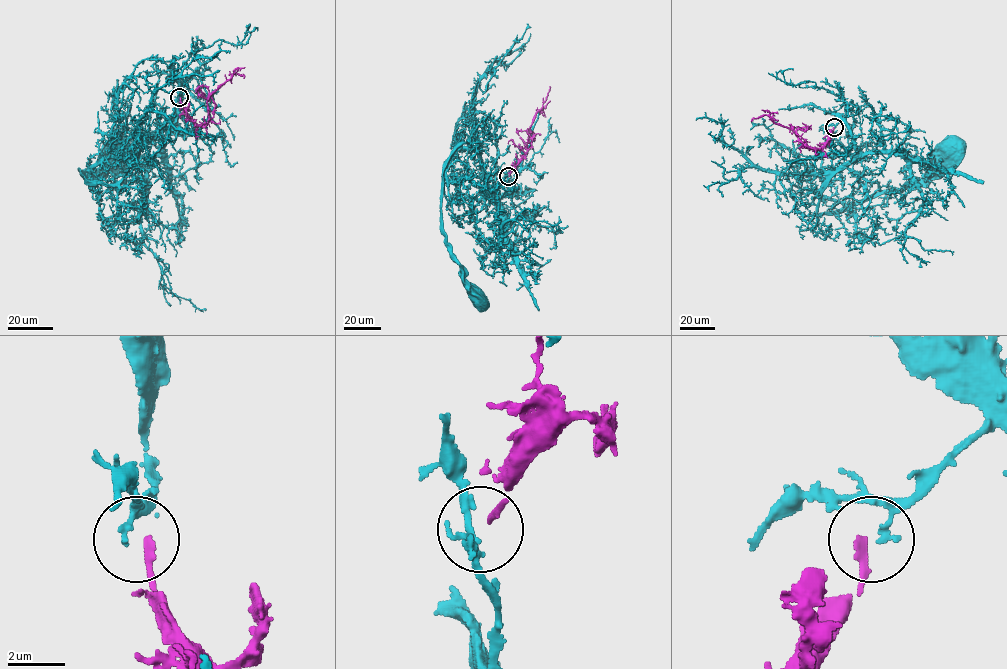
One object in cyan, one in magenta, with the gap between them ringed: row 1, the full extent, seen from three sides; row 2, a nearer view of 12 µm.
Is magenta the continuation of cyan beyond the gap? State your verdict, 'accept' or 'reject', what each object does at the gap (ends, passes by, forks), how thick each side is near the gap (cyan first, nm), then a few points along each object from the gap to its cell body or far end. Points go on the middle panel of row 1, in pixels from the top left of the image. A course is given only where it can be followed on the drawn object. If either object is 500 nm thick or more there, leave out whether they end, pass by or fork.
reject | cyan ends | magenta ends | 220/240 nm | cyan via (507, 177), (511, 191), (495, 198), (479, 156), (465, 143), (444, 167), (445, 241), (475, 294) | magenta via (508, 176), (531, 146), (527, 132), (542, 108), (549, 86)

